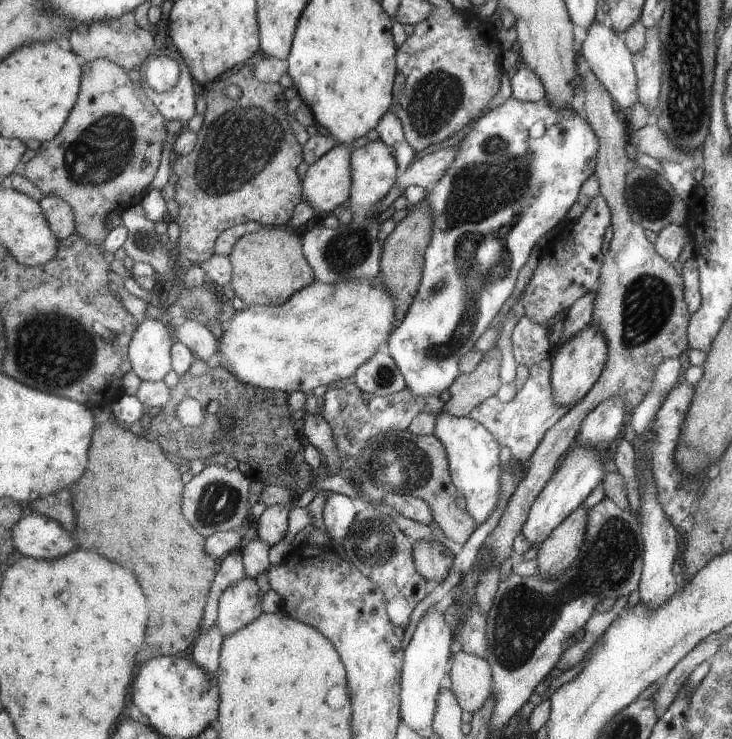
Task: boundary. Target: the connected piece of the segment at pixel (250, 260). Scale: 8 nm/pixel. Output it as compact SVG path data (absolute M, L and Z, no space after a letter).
M261 227L259 230L240 236L228 254L232 266L230 283L234 294L248 307L251 305L281 305L292 296L296 290L303 289L315 280L312 267L307 266L304 254L299 248L299 238L295 231L287 227Z

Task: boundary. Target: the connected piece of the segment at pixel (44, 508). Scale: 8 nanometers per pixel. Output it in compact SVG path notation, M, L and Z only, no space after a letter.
M61 490L61 494L52 494L31 502L31 508L34 512L39 512L45 516L58 520L65 530L73 532L77 524L77 514L71 504L71 492Z

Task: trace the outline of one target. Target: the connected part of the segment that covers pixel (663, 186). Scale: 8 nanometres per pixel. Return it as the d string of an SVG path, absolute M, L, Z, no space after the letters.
M637 164L630 169L624 178L624 198L627 200L628 210L632 212L633 222L653 232L659 232L669 223L683 225L687 212L686 204L675 194L664 175Z

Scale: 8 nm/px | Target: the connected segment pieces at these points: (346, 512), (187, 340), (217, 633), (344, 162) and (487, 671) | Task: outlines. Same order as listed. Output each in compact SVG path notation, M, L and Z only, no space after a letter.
M334 492L327 494L322 509L322 519L327 536L341 545L344 534L358 510L359 505L347 496Z
M182 318L172 321L175 324L175 337L179 342L189 347L196 358L205 362L218 352L218 342L211 331L200 321Z
M213 624L208 629L201 631L199 640L193 645L193 650L191 650L192 661L209 674L213 675L217 670L223 637L219 627Z
M336 143L321 158L307 167L304 181L305 200L316 212L329 212L348 200L351 192L351 148Z
M462 649L453 651L451 659L448 687L462 710L473 712L491 696L491 664Z

